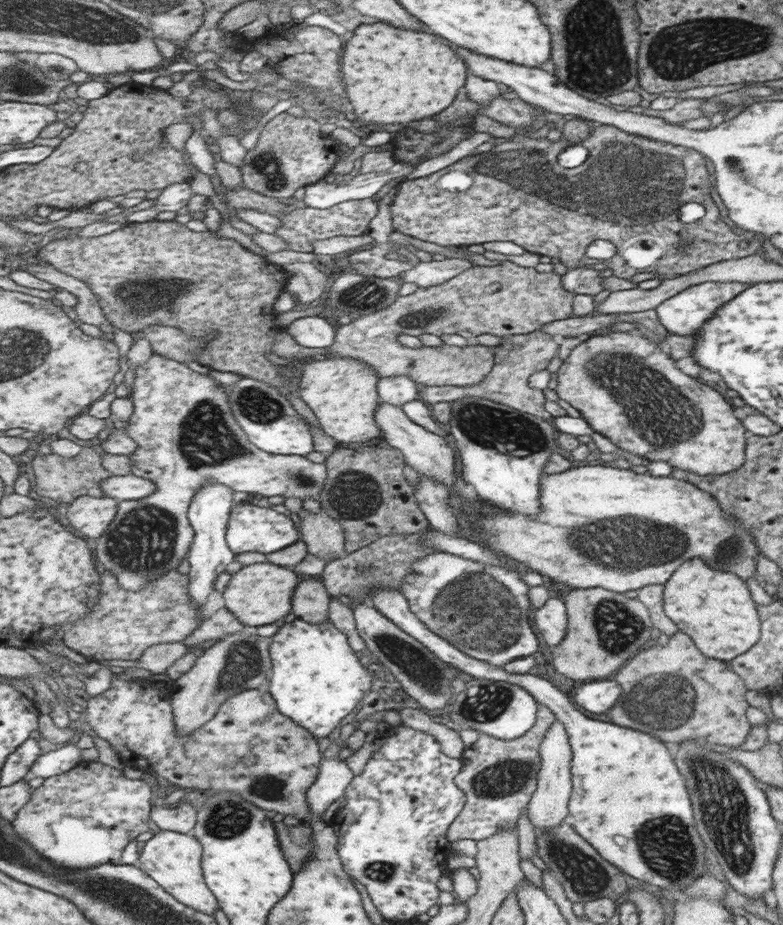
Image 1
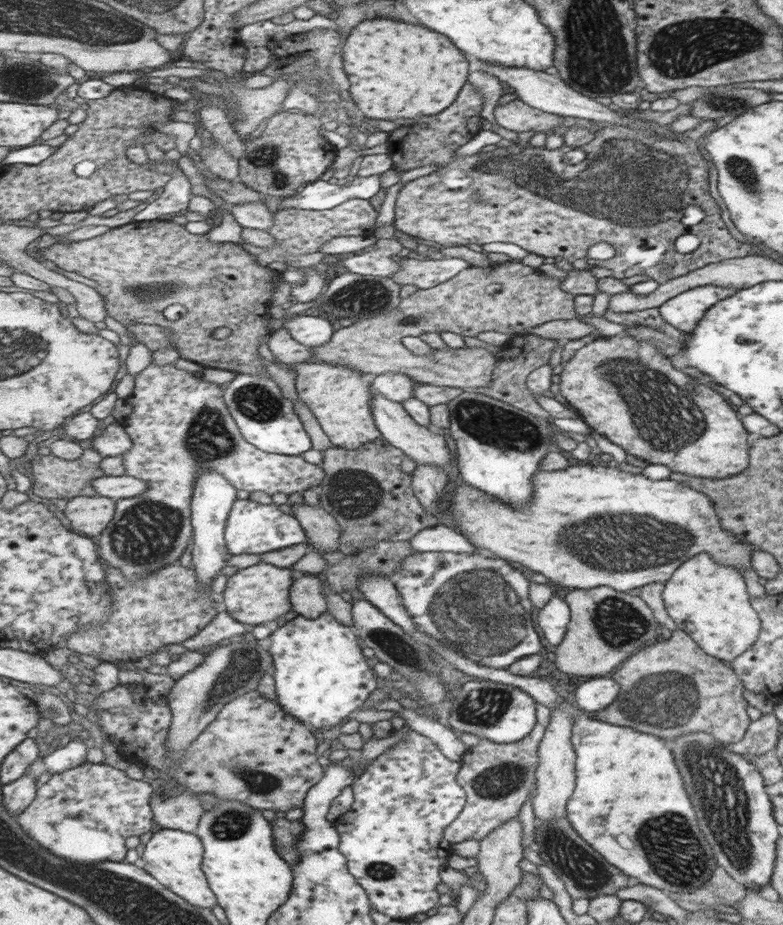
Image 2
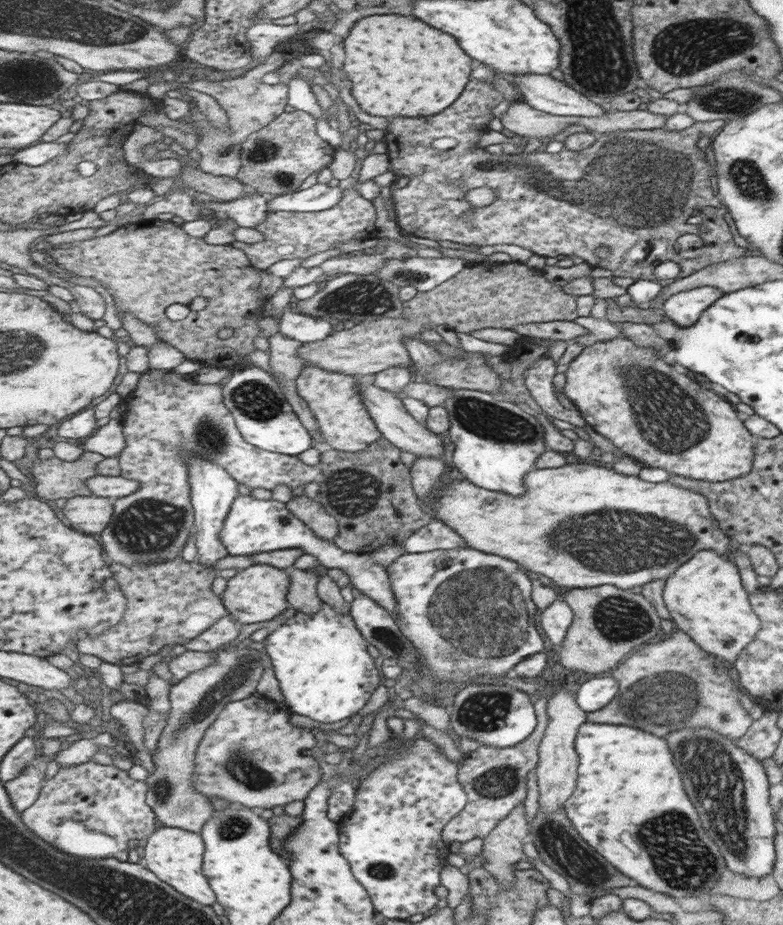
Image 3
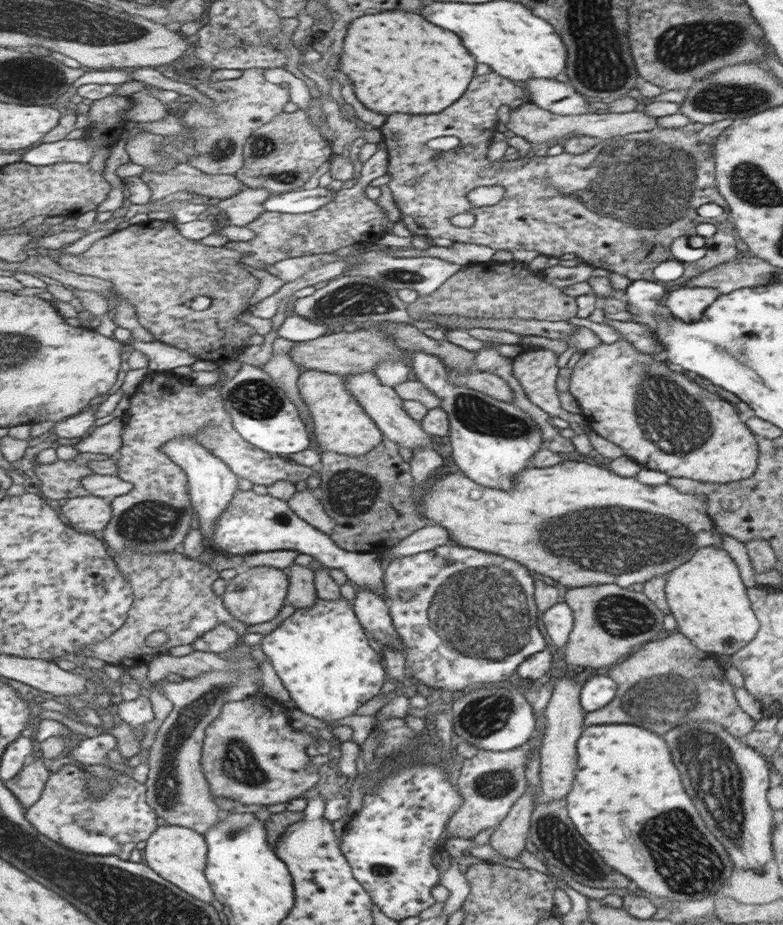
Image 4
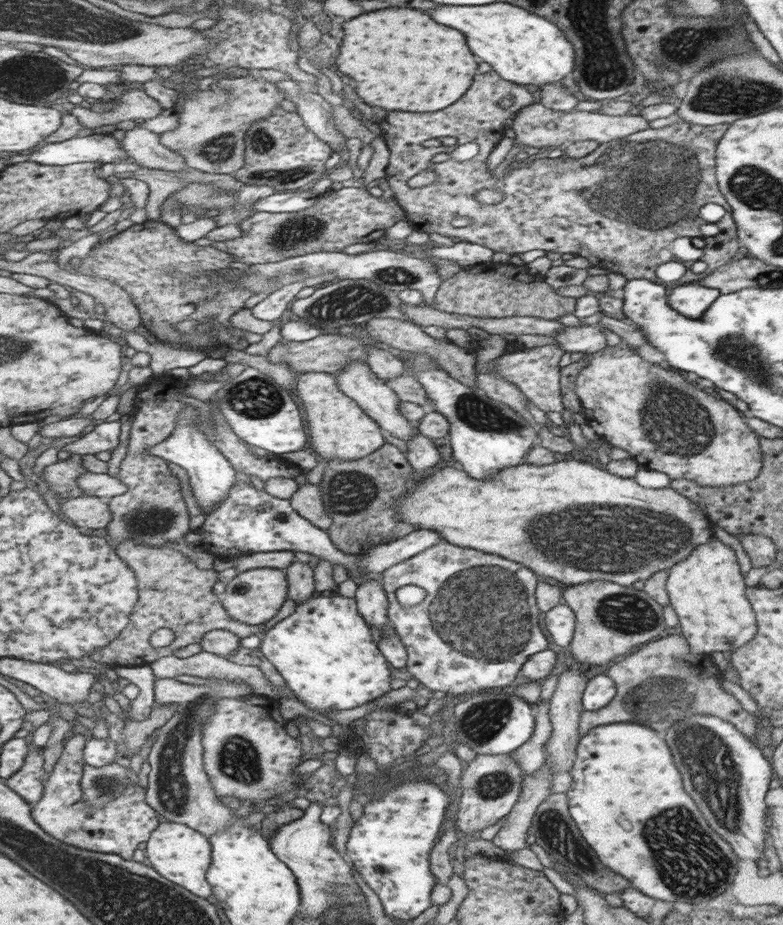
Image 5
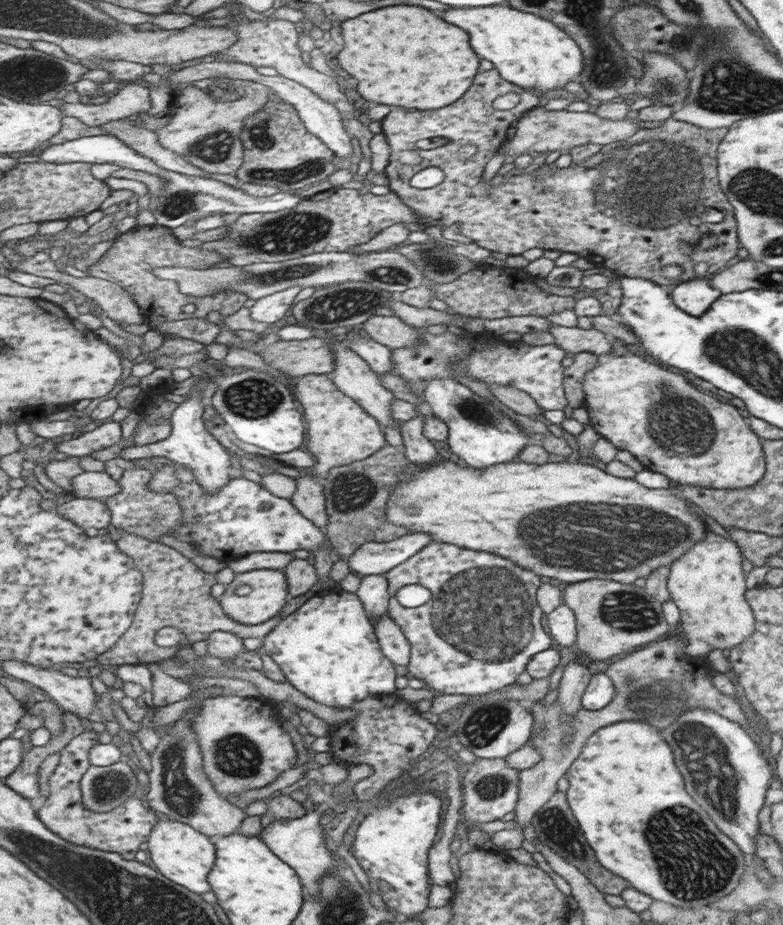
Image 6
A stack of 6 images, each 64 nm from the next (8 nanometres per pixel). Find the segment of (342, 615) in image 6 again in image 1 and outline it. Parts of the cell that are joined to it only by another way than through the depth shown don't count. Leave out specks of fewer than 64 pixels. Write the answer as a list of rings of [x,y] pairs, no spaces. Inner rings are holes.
[[[295,618],[280,627],[272,639],[273,676],[268,690],[276,698],[281,714],[307,728],[316,739],[327,738],[371,687],[371,678],[357,662],[349,636],[335,628],[330,619],[314,624]]]

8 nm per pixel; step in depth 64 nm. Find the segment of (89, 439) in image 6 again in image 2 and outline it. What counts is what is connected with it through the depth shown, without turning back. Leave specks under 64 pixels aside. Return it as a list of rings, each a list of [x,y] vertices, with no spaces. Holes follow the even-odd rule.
[[[117,422],[106,426],[101,435],[95,436],[88,443],[105,457],[122,457],[123,454],[133,448],[133,439],[129,437],[124,424],[118,424]]]

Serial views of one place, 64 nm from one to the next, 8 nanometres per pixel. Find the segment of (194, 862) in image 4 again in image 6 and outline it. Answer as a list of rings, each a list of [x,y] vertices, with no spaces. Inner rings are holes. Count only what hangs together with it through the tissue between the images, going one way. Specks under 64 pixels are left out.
[[[161,818],[148,841],[148,851],[155,867],[172,882],[181,884],[197,894],[211,892],[209,874],[216,866],[217,849],[214,839],[183,822]]]

